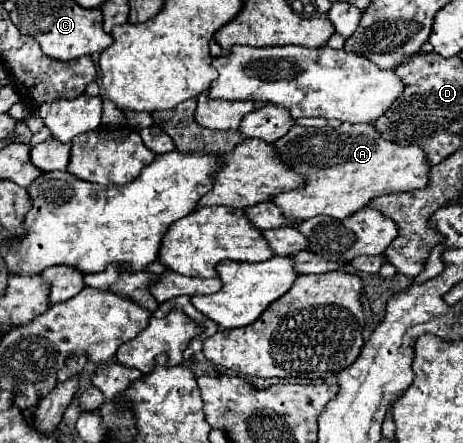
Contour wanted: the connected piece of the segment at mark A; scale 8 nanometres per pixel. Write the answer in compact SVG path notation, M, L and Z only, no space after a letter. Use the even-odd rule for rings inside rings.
M345 122L339 128L331 128L331 126L323 126L323 128L291 126L291 130L283 138L275 140L273 146L275 146L277 154L281 156L281 160L305 178L303 186L289 190L289 192L283 192L283 194L279 194L271 200L271 202L275 202L277 208L283 210L283 216L287 220L295 220L295 222L297 220L303 222L303 220L313 218L317 214L327 214L331 218L347 218L347 216L351 216L351 212L357 212L359 208L367 206L367 202L373 200L375 196L423 188L423 186L427 186L427 180L429 180L429 166L425 162L421 148L391 144L391 142L383 140L371 124L349 124L349 122Z

